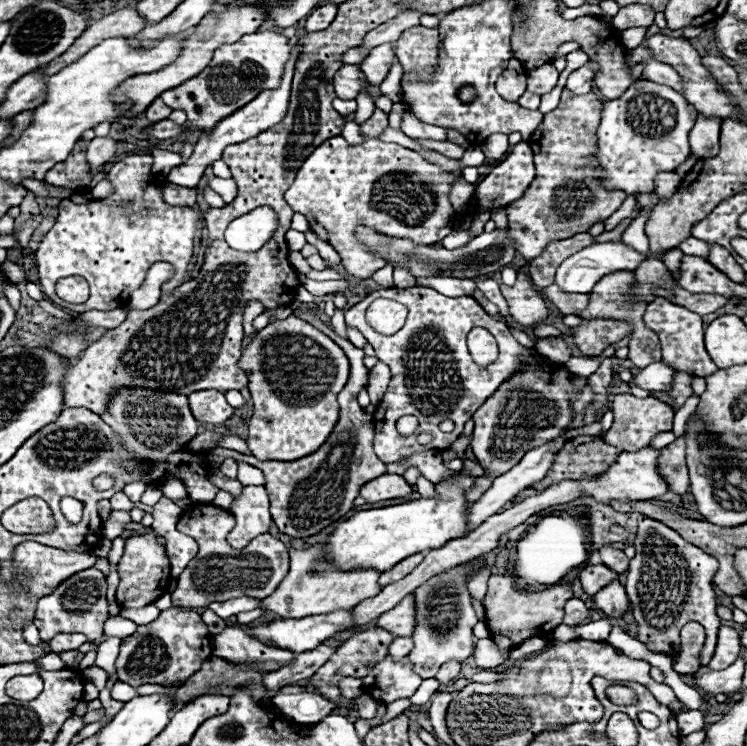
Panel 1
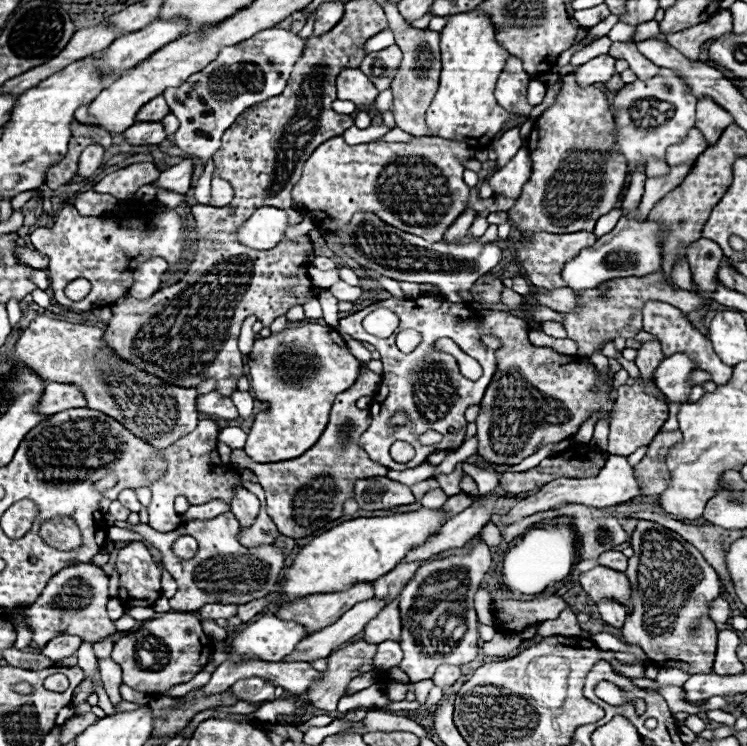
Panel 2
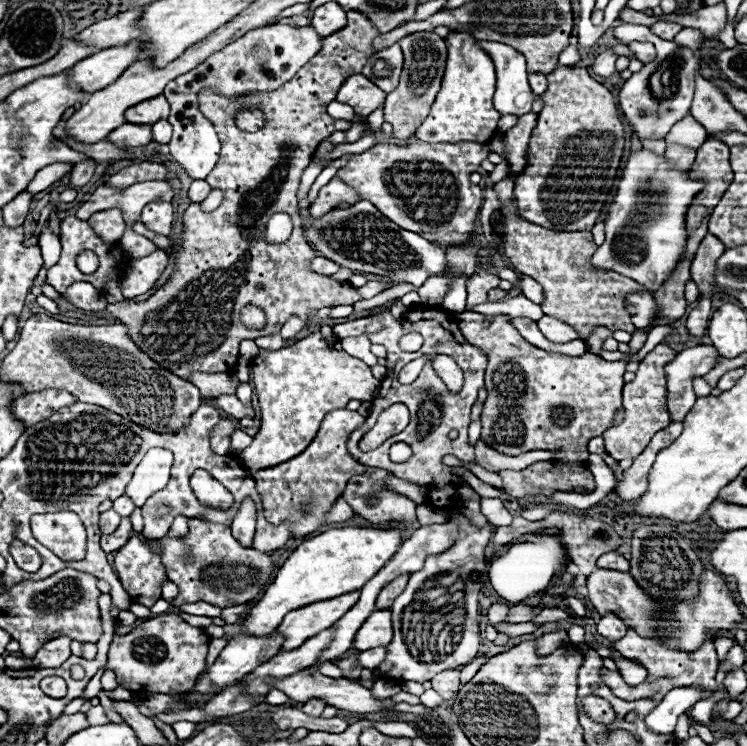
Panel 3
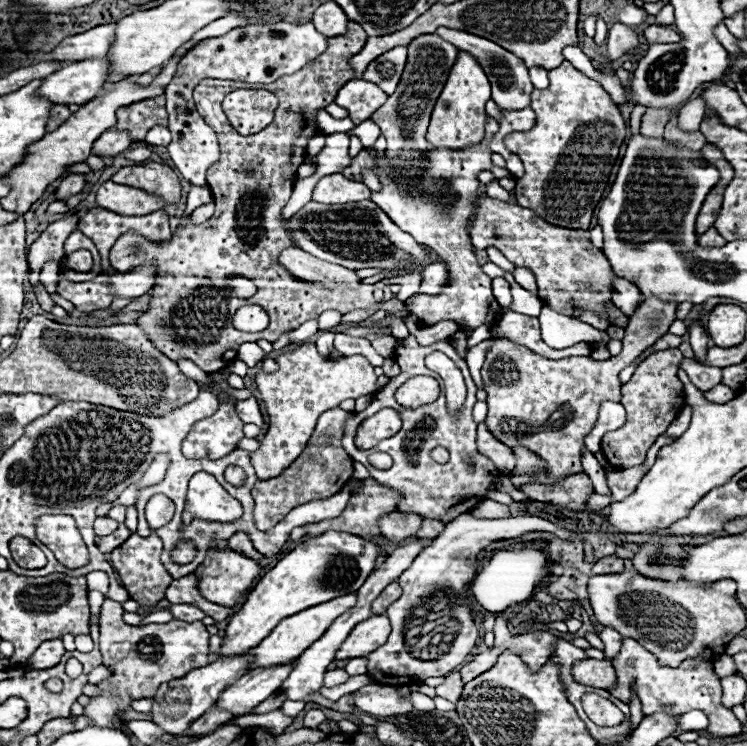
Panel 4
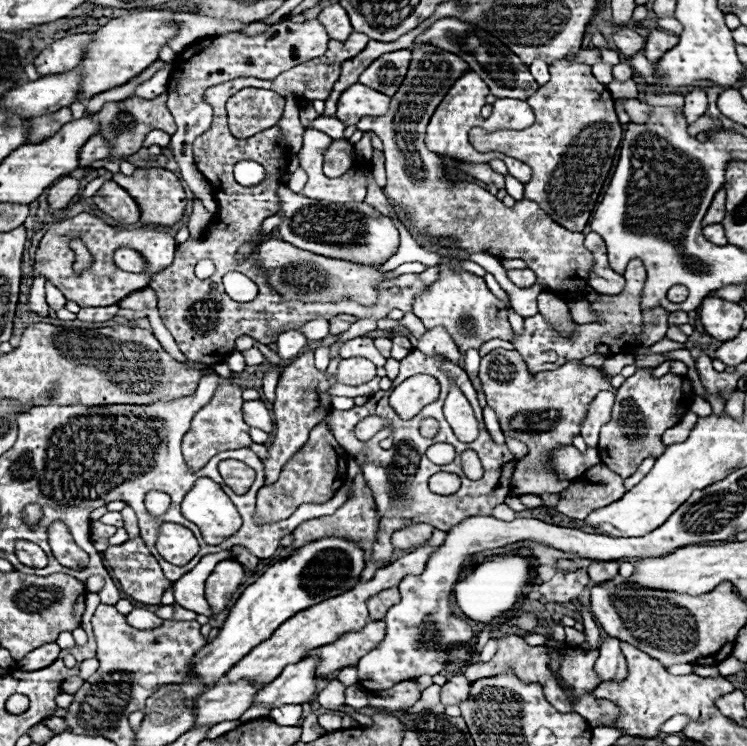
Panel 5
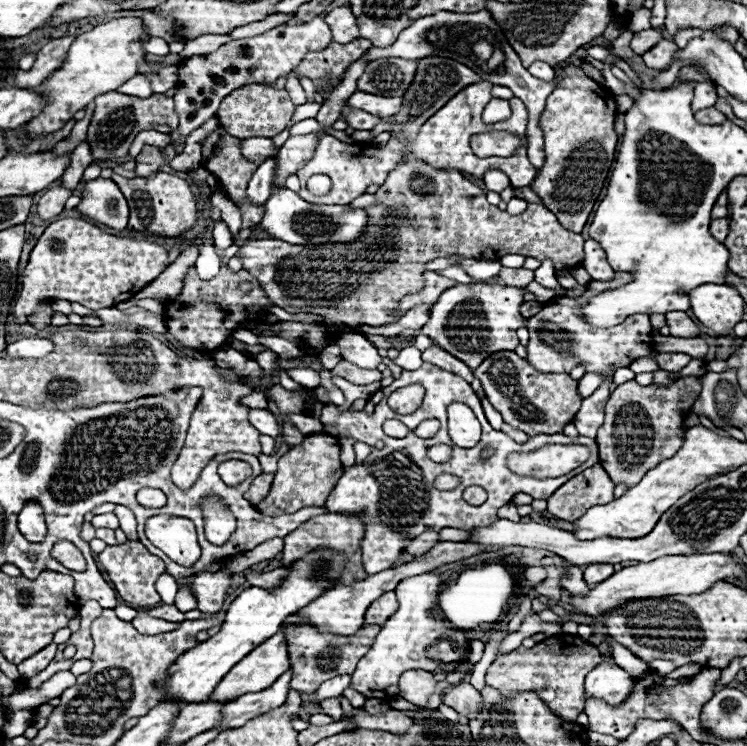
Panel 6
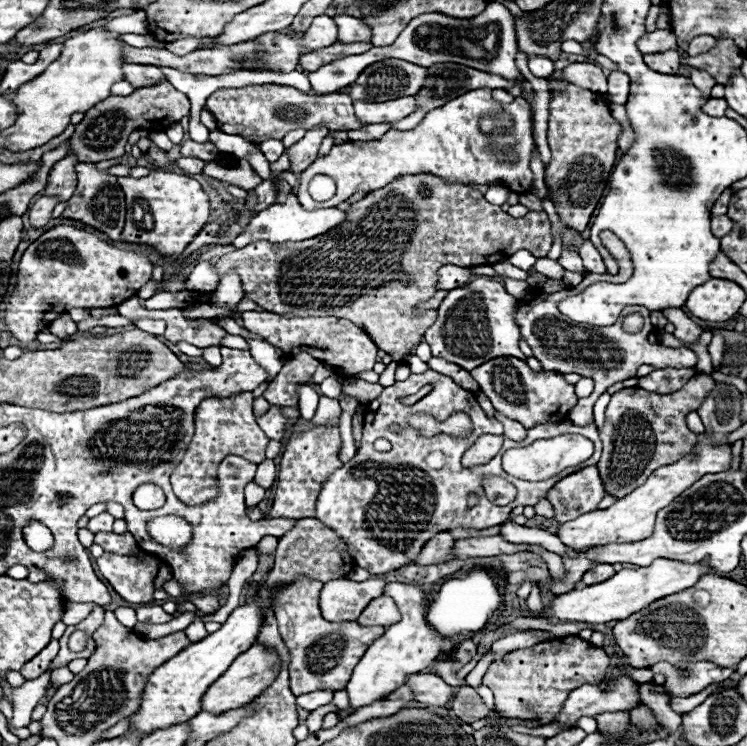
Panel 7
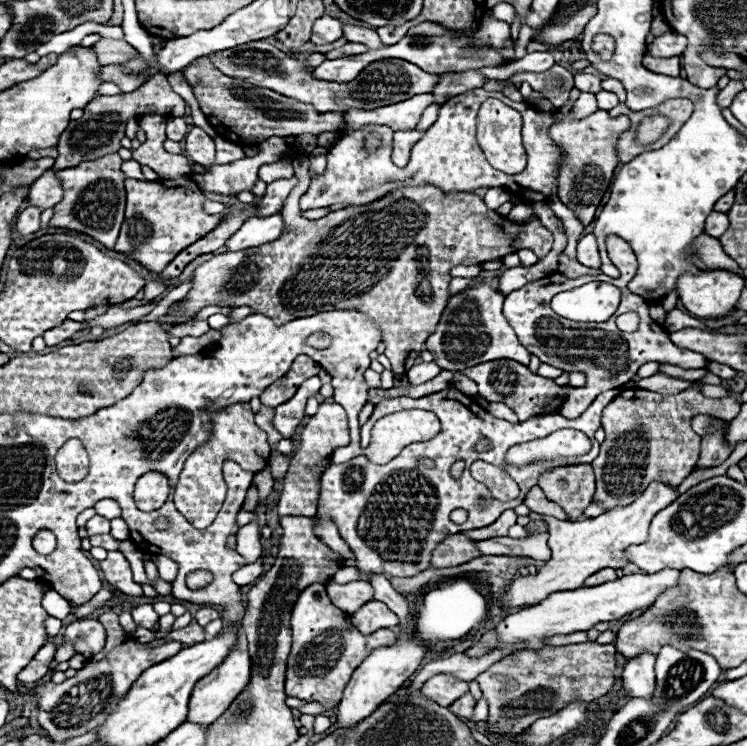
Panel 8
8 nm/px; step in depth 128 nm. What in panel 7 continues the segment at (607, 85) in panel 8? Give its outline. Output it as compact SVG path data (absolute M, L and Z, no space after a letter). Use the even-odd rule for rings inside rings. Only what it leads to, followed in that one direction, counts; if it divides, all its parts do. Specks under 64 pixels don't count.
M612 72L608 76L608 94L610 94L612 103L626 104L628 100L628 84L630 84L630 80L622 72Z

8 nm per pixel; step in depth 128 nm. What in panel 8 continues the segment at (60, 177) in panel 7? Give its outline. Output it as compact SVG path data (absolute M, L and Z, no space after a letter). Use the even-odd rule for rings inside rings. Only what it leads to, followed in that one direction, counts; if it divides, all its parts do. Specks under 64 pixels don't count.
M48 170L30 186L26 200L30 206L38 206L40 210L48 210L62 200L62 192L64 190L62 190L62 184L56 180L56 174L52 170Z

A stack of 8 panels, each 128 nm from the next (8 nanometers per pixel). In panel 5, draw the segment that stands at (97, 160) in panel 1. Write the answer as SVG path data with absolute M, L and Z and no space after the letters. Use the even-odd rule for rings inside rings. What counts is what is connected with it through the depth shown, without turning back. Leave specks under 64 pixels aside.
M64 176L48 192L48 206L50 210L62 210L70 204L70 200L80 192L80 182L76 178Z

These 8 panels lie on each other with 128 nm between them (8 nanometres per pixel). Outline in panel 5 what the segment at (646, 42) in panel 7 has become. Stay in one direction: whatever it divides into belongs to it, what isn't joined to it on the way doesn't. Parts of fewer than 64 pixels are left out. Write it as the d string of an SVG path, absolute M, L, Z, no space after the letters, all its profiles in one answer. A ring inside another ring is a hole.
M618 28L612 34L612 40L614 40L616 50L620 50L624 56L632 56L632 54L644 50L644 46L646 46L646 38L642 38L640 34L636 34L630 28Z

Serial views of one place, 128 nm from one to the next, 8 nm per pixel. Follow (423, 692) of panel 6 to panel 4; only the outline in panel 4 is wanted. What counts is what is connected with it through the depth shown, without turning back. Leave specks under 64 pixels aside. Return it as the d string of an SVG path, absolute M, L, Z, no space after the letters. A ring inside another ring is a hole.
M368 684L354 694L354 704L360 712L366 712L370 716L398 716L414 710L410 688L406 684Z

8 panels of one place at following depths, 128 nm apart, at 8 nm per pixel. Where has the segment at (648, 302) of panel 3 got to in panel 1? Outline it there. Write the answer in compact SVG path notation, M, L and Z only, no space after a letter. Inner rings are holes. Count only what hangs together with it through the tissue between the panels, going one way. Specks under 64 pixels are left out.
M656 298L652 304L648 304L644 314L644 324L658 334L660 346L662 346L662 362L672 364L678 372L688 372L692 376L710 376L718 370L718 366L712 362L704 348L704 324L698 314L692 314L684 306L676 306L664 298Z

